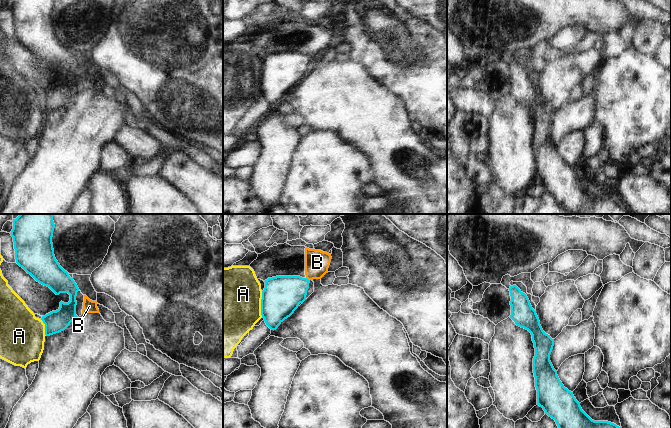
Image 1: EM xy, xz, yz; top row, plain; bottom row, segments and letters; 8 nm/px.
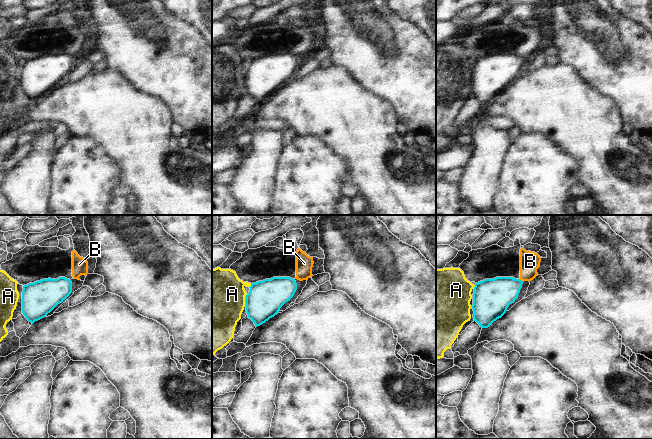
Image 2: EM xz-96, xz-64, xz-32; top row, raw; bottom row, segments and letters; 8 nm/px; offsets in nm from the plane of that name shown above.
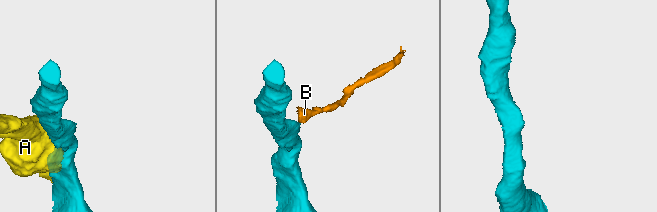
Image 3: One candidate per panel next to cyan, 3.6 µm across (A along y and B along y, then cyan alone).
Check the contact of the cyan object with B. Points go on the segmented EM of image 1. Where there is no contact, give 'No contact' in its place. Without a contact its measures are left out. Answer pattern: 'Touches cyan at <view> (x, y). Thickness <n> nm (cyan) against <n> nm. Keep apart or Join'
Touches cyan at xz (307, 279). Thickness 300 nm (cyan) against 200 nm. Keep apart.

